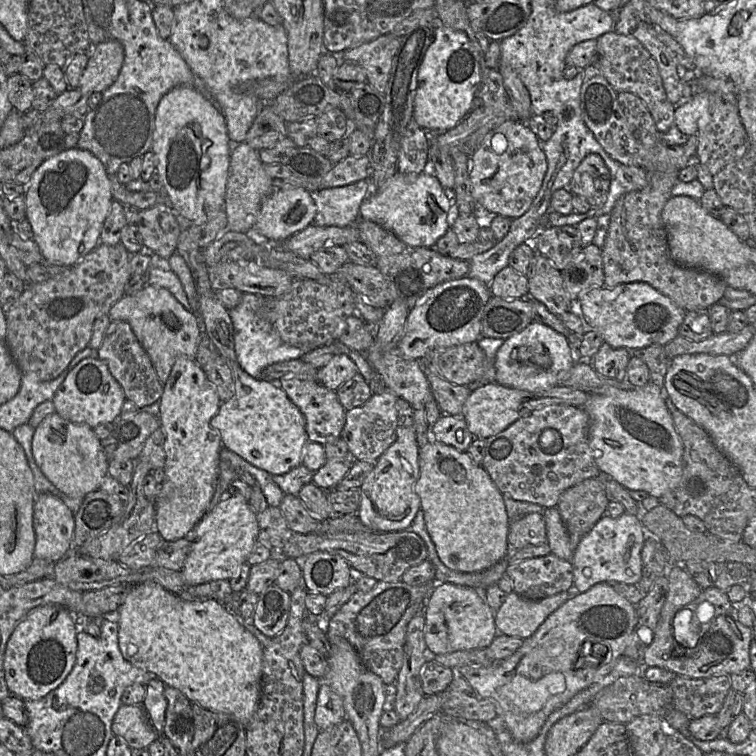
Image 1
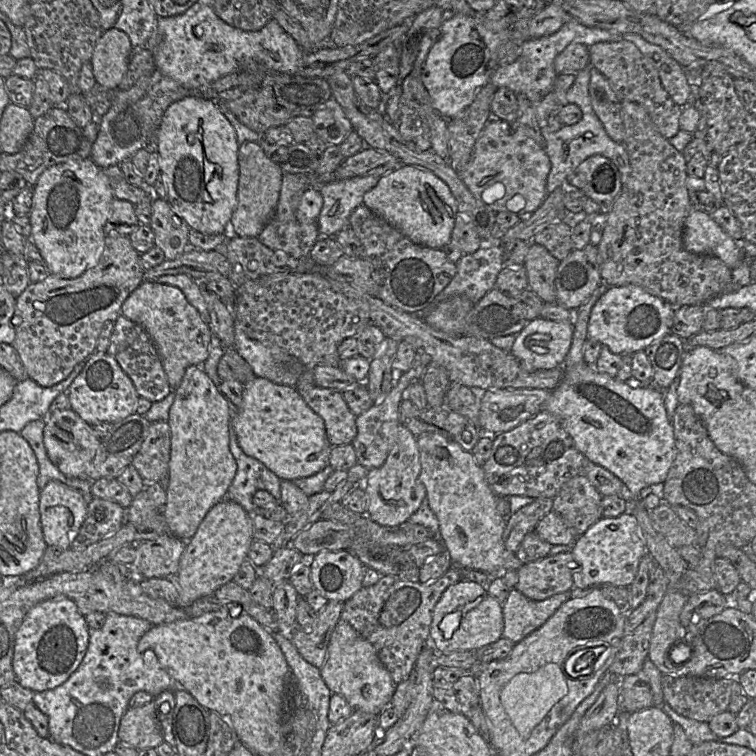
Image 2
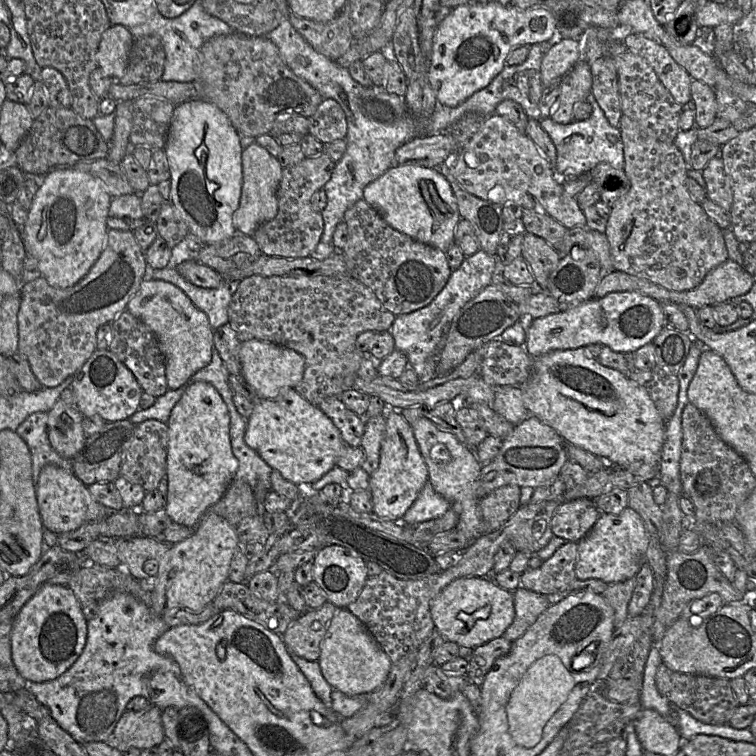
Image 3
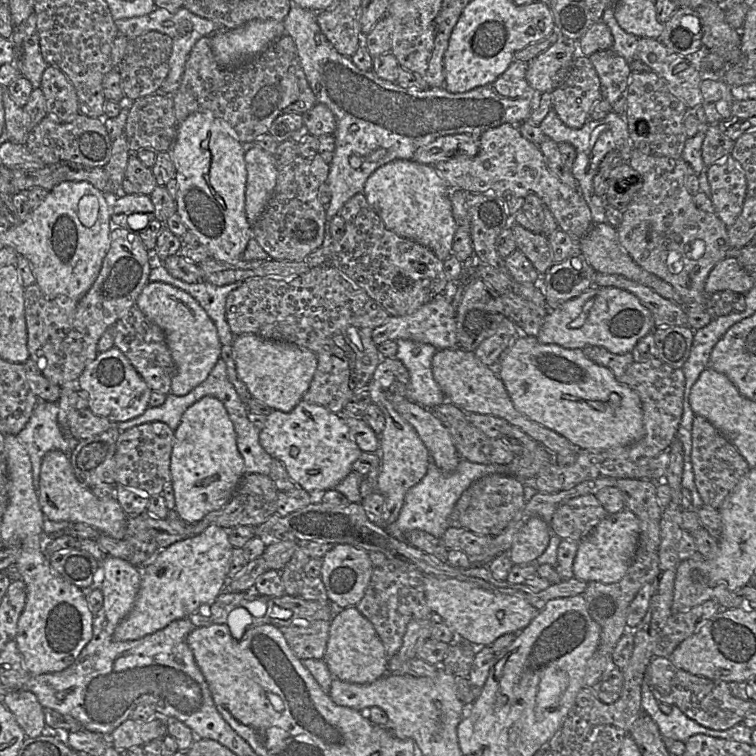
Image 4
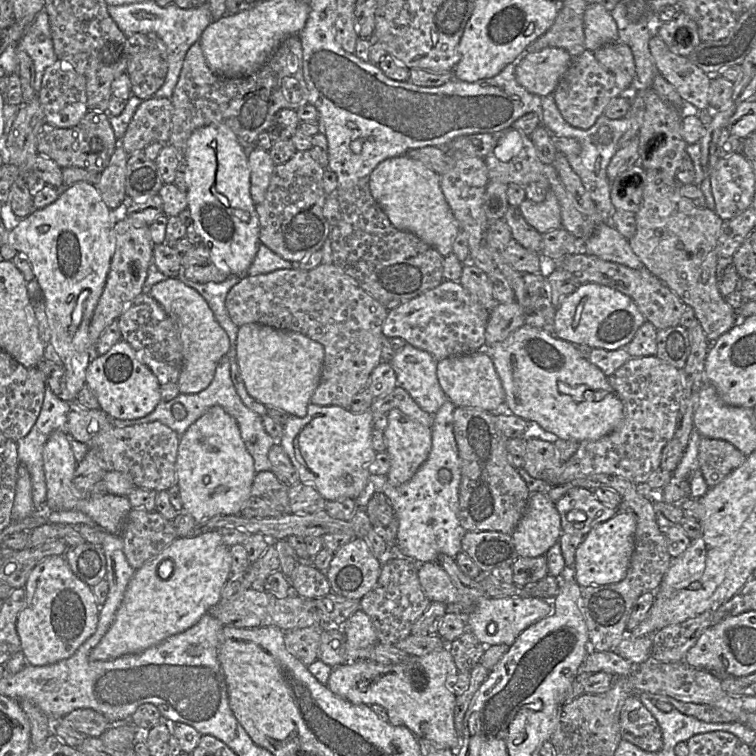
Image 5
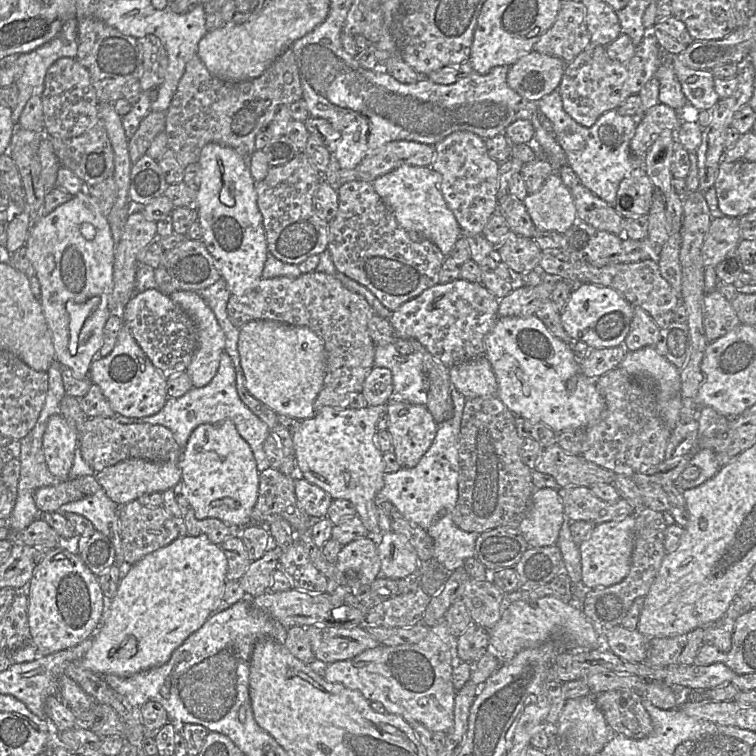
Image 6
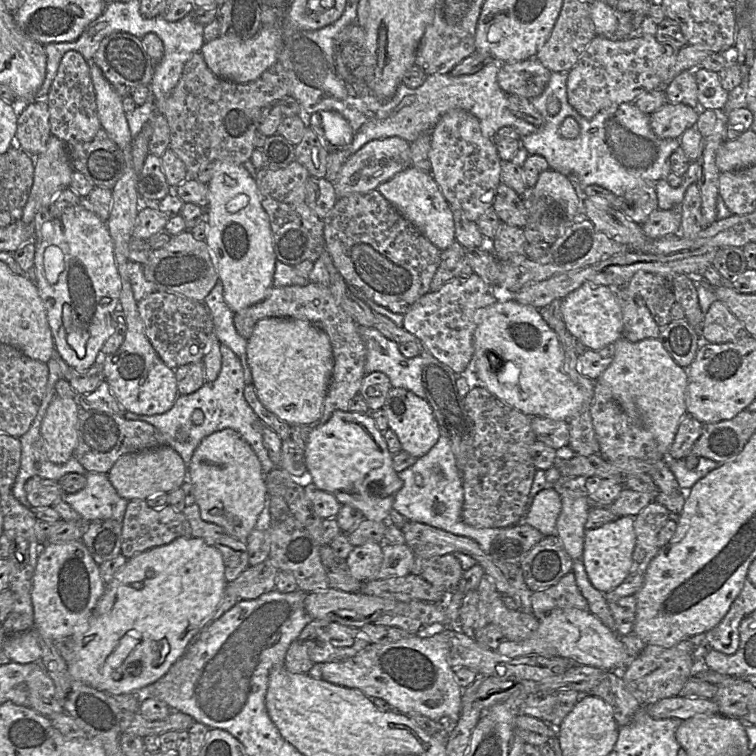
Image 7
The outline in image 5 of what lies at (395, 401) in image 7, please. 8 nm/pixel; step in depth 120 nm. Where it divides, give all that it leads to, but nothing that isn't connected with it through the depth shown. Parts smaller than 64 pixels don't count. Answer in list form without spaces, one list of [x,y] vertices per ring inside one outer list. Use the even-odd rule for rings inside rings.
[[[398,409],[387,414],[387,428],[384,430],[386,452],[390,457],[390,469],[387,478],[392,486],[409,481],[426,461],[432,446],[432,429],[405,415]]]

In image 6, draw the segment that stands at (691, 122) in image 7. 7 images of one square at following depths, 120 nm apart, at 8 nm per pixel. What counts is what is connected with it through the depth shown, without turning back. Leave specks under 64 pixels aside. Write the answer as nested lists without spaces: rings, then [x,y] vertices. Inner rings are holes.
[[[659,103],[652,107],[638,121],[635,135],[630,142],[631,152],[637,157],[644,156],[661,132],[666,129],[677,131],[682,121],[680,113],[666,104]]]

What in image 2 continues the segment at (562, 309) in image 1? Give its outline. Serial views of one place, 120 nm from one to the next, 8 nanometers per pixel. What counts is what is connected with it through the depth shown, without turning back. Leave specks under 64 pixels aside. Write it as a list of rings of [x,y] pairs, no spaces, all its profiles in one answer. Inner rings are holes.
[[[530,242],[524,266],[528,288],[545,303],[556,302],[555,277],[559,261],[542,245]]]

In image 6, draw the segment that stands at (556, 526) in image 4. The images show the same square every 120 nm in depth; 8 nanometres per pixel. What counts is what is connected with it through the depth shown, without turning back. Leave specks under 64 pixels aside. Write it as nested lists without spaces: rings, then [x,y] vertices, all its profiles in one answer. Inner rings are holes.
[[[585,486],[558,488],[565,517],[570,522],[590,521],[595,525],[612,520],[622,520],[635,514],[629,503],[619,498],[615,502],[603,501]]]

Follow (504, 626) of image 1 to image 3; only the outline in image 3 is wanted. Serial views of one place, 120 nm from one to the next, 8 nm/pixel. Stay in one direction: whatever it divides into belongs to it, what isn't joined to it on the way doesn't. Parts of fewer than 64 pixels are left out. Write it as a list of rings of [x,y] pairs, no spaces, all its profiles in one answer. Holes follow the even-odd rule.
[[[522,587],[513,592],[515,617],[503,637],[514,642],[524,635],[548,607],[547,595],[540,595]]]

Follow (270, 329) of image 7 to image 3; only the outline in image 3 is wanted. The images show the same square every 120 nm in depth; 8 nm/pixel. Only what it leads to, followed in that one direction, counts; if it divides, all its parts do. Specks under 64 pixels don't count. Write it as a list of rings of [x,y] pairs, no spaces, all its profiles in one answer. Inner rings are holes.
[[[253,339],[241,343],[239,358],[241,374],[259,399],[274,399],[282,388],[295,388],[303,379],[305,359],[290,348]]]

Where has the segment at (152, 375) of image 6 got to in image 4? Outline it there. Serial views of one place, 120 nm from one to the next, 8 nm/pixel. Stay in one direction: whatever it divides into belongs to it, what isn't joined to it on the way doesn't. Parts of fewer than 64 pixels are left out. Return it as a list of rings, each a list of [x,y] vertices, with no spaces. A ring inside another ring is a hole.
[[[117,348],[98,353],[77,380],[80,390],[89,395],[88,409],[95,415],[120,423],[142,415],[149,407],[152,390],[138,374],[126,356]]]

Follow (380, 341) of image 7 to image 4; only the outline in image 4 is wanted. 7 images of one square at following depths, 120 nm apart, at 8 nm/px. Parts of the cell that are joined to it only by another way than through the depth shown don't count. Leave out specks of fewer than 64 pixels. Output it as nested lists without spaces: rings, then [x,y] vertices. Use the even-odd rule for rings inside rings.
[[[398,339],[396,342],[396,358],[405,365],[410,376],[406,384],[406,398],[429,410],[443,403],[451,403],[432,373],[432,359],[438,350],[431,344],[412,340]]]

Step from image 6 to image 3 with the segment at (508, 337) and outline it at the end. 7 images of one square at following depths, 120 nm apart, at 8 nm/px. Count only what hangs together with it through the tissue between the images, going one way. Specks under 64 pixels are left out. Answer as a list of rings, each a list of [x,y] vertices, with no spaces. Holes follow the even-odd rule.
[[[585,347],[567,350],[553,350],[533,359],[533,368],[530,377],[519,388],[522,391],[522,399],[525,407],[531,415],[536,416],[543,423],[552,427],[567,443],[573,444],[587,452],[592,453],[609,464],[626,468],[636,462],[643,462],[648,465],[660,465],[661,451],[665,441],[666,422],[662,419],[651,400],[647,390],[629,379],[619,371],[601,365],[597,359],[590,357]]]

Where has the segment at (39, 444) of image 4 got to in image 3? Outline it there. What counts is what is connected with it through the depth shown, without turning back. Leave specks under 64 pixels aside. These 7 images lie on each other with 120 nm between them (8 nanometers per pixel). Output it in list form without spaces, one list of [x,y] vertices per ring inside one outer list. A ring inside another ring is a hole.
[[[36,412],[28,416],[15,431],[26,442],[31,452],[35,487],[41,470],[48,464],[73,472],[72,459],[61,457],[52,448],[48,439],[47,421],[47,412]]]

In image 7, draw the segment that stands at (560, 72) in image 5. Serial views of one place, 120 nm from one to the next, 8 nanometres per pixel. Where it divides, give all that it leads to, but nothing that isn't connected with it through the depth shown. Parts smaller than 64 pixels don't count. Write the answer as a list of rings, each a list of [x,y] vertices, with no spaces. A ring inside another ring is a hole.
[[[536,58],[500,64],[497,82],[507,95],[527,99],[539,96],[545,89],[551,72]]]

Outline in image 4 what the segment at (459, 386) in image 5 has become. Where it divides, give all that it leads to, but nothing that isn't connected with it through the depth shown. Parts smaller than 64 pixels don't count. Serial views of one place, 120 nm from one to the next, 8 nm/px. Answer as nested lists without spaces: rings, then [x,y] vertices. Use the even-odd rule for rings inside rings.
[[[459,347],[438,350],[432,359],[432,373],[446,399],[464,412],[503,418],[510,425],[520,428],[553,454],[578,454],[580,448],[577,448],[567,438],[517,411],[500,377],[492,368],[484,365],[476,357],[475,352],[465,351]]]

